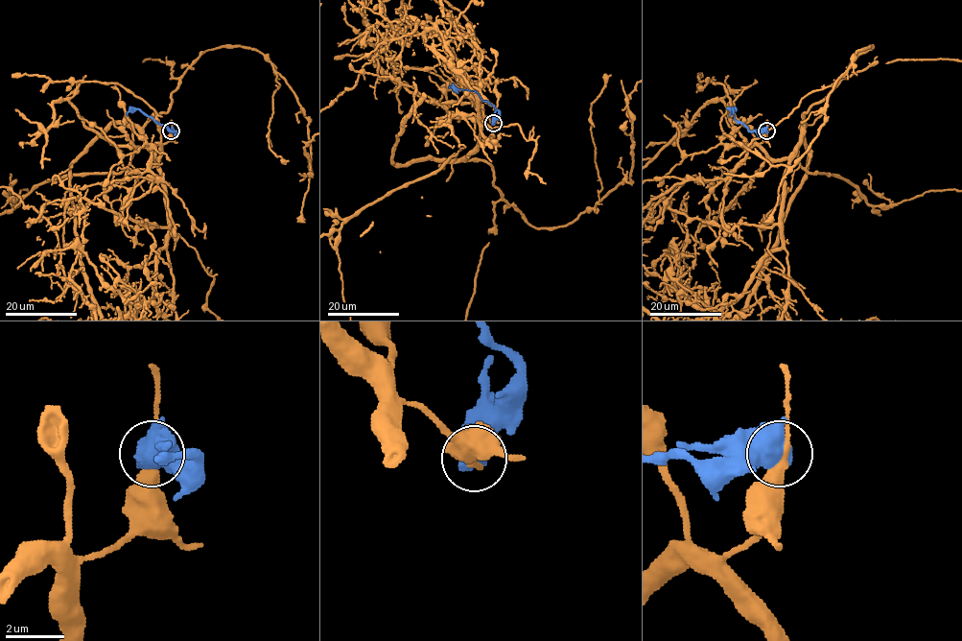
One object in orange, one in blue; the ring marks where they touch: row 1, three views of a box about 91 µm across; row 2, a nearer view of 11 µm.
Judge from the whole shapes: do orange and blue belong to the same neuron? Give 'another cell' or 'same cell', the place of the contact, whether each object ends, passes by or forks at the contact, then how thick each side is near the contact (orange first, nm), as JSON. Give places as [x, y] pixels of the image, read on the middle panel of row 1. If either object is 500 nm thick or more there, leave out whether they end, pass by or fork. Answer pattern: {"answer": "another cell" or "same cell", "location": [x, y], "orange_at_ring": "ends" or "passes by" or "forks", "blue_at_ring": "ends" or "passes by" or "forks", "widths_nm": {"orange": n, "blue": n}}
{"answer": "another cell", "location": [493, 123], "widths_nm": {"orange": 280, "blue": 850}}

